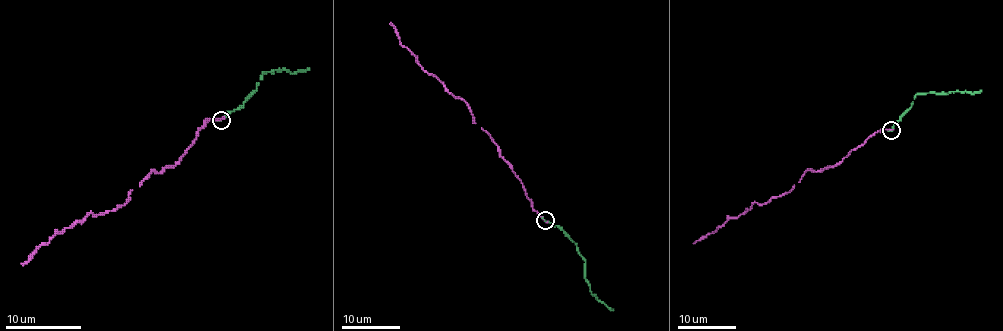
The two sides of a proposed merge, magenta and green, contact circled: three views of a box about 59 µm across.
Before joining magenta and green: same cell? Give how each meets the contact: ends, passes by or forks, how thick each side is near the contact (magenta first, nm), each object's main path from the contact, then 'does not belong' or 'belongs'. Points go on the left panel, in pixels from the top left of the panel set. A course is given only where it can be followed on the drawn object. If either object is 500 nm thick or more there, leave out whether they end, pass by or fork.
magenta ends there; green ends there; 220 nm thick on the magenta side, 100 nm on the other; magenta runs (221, 120), (206, 120), (179, 160), (160, 173), (151, 171), (123, 205), (91, 213), (34, 250), (23, 265); green runs (221, 120), (243, 103), (256, 88), (262, 73), (279, 70), (296, 73), (309, 68); belongs

